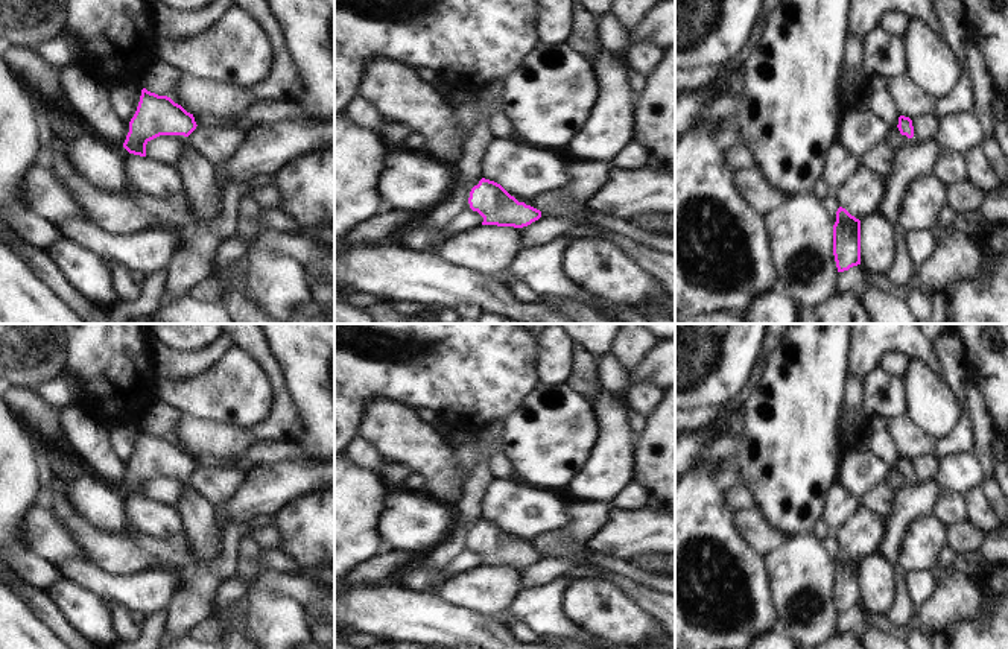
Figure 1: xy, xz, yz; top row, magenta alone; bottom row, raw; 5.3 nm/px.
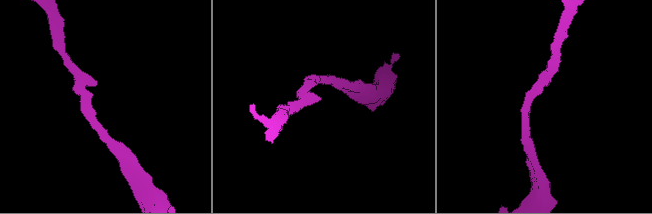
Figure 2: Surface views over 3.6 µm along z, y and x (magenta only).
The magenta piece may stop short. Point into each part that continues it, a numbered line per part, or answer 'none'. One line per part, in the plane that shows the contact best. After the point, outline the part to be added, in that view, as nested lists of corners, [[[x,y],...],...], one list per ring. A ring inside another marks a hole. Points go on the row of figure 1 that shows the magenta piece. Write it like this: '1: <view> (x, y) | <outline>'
none

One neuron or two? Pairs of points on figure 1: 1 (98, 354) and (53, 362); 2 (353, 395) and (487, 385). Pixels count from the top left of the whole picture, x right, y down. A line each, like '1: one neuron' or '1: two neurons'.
1: two neurons
2: one neuron

